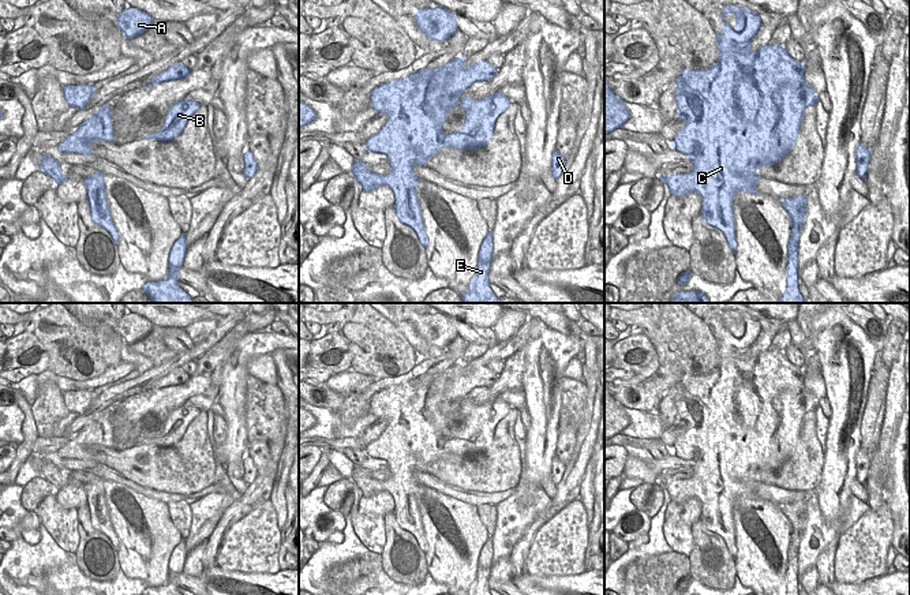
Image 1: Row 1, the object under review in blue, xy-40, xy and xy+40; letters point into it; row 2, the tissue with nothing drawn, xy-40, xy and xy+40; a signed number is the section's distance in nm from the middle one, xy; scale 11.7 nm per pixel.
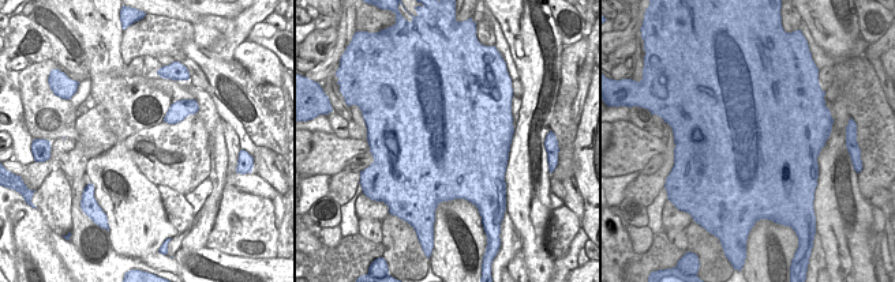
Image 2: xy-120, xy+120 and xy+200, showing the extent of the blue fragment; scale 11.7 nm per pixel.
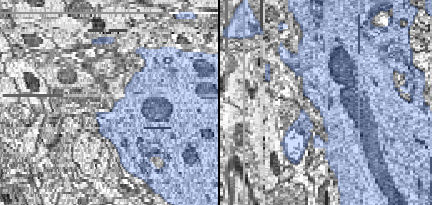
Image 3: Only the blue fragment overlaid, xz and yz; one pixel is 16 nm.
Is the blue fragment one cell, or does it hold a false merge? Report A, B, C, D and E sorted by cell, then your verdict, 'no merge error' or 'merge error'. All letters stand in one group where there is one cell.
A B C D E | no merge error

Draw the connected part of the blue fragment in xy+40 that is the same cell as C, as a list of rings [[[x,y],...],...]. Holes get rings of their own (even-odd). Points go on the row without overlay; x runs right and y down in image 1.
[[[726,311],[720,321],[722,340],[716,341],[719,366],[707,375],[684,374],[675,383],[677,396],[674,400],[679,423],[685,433],[679,435],[671,449],[671,453],[686,460],[693,469],[689,479],[667,479],[659,484],[667,491],[671,501],[685,502],[689,498],[697,498],[701,504],[701,523],[708,531],[722,536],[730,555],[737,555],[735,529],[733,521],[733,504],[738,497],[760,499],[756,487],[763,482],[756,476],[761,471],[776,471],[795,452],[799,441],[799,433],[804,418],[808,412],[814,412],[819,407],[819,398],[814,393],[805,389],[805,367],[794,366],[786,356],[784,351],[768,349],[757,358],[750,356],[750,345],[761,333],[761,323],[749,314]],[[729,319],[735,321],[735,336],[724,326]]]

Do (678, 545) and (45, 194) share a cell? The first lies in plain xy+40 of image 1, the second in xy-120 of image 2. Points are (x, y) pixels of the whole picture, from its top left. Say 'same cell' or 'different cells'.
same cell

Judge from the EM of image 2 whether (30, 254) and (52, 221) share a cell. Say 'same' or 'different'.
different

